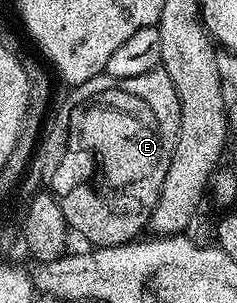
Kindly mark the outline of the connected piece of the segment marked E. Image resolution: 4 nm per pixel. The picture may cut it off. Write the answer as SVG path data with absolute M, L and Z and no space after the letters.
M161 66L148 74L125 80L130 112L122 112L121 83L111 83L111 88L102 88L99 92L98 86L98 80L89 80L69 89L70 97L59 106L58 117L49 121L48 131L40 144L40 156L42 152L45 187L58 201L67 225L73 231L75 228L84 239L91 240L91 245L107 248L131 243L143 235L142 227L145 229L149 225L150 215L154 213L164 186L164 174L168 174L168 166L172 162L180 130L181 108L176 86Z

